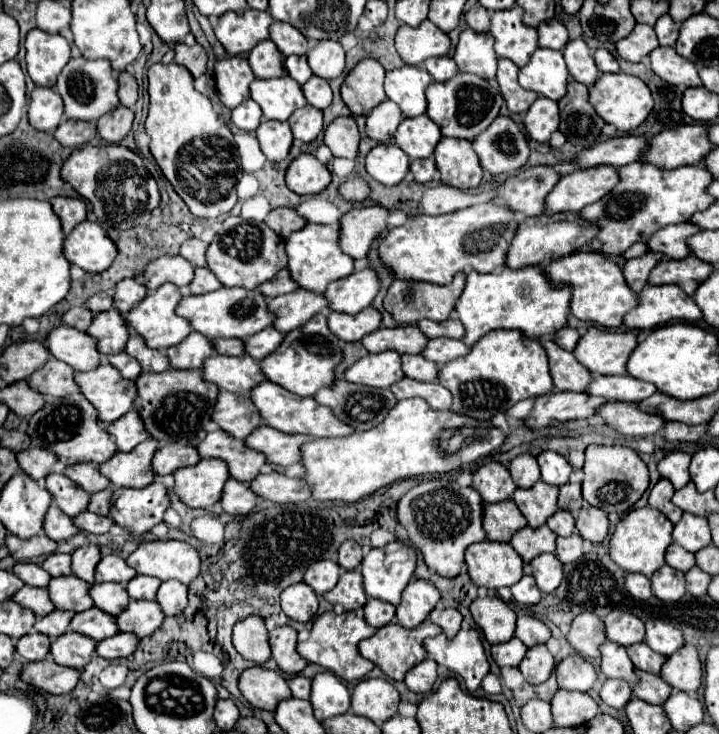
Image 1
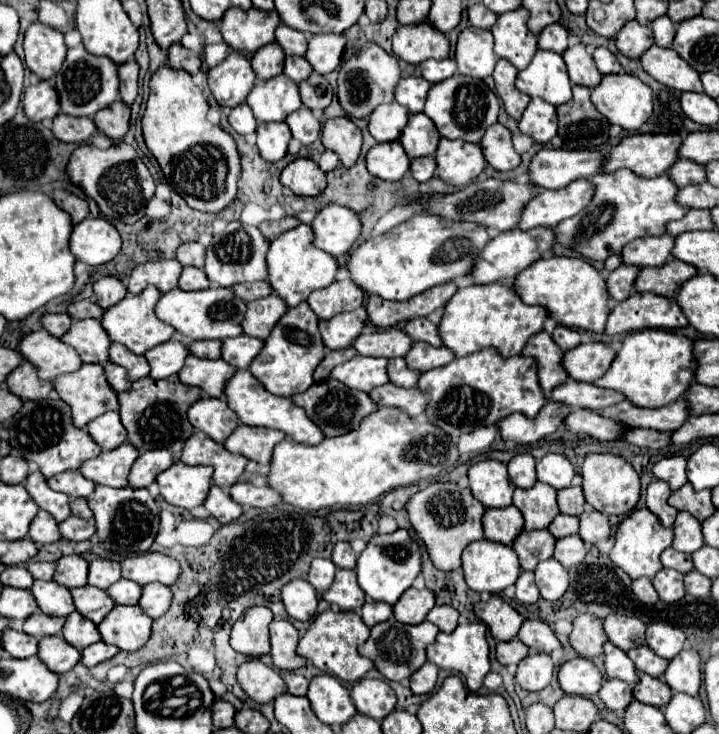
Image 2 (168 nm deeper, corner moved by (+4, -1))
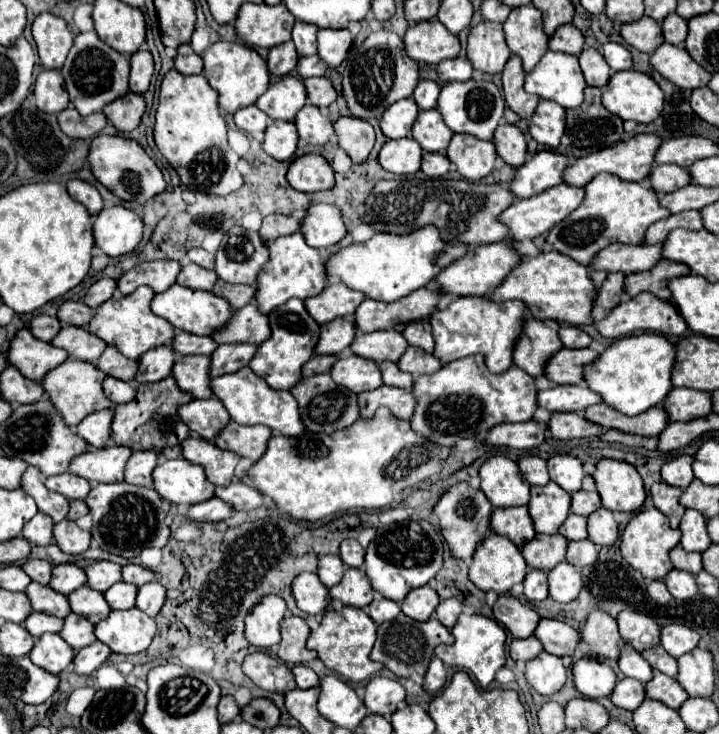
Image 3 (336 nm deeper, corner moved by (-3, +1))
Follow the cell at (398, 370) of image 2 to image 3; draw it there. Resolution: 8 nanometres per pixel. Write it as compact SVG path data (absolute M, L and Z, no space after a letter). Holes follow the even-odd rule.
M380 362L380 372L382 372L382 382L386 386L396 386L396 388L410 388L414 384L412 376L402 372L396 362Z

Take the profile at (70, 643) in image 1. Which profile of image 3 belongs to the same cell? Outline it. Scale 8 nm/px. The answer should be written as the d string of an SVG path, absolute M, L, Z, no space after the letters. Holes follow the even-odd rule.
M44 634L36 640L28 656L36 666L44 668L46 672L60 674L72 664L74 654L76 652L60 638L60 634Z

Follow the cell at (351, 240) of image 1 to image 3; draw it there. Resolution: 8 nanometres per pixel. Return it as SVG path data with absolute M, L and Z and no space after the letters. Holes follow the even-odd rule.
M312 204L300 222L300 232L308 246L328 248L346 236L346 226L336 206Z

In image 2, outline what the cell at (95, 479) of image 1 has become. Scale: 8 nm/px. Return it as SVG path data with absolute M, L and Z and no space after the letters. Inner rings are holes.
M69 470L69 472L61 472L57 476L51 476L49 486L57 492L65 492L71 498L89 498L93 494L95 484L91 480L87 480L79 470Z

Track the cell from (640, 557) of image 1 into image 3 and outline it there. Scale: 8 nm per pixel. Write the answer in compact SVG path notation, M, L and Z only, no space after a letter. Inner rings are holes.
M644 508L640 510L624 528L622 540L620 540L620 552L622 558L636 570L640 570L644 574L644 578L652 578L652 580L662 580L674 566L668 558L668 552L680 542L680 530L670 528L668 518L656 510L656 508Z

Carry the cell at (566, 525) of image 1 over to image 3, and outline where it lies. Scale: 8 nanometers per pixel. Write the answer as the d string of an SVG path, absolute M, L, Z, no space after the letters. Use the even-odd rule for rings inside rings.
M570 514L564 524L560 526L560 534L568 540L584 540L588 538L588 530L586 530L586 518L578 516L578 514Z

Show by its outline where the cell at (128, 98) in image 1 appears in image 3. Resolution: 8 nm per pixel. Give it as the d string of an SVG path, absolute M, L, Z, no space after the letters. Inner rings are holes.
M138 50L130 56L130 90L136 94L144 94L150 86L152 74L154 74L154 58L148 50Z

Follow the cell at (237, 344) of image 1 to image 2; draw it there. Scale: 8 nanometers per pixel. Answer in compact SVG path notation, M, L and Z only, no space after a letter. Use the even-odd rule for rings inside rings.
M199 340L189 344L189 352L199 358L221 358L221 342L219 340Z

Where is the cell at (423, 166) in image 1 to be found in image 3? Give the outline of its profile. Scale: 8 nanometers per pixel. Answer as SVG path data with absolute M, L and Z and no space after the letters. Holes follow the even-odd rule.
M424 152L422 156L422 172L430 178L442 178L450 170L450 162L446 154L432 154Z

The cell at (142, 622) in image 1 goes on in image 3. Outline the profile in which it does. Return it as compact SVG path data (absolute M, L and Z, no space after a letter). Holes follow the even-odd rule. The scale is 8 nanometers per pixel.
M138 608L112 610L106 620L94 626L94 634L114 654L138 654L150 646L156 622Z

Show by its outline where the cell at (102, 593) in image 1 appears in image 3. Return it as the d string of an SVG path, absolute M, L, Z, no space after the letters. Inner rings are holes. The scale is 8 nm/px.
M80 586L72 594L68 594L68 604L74 614L80 614L82 618L90 620L92 624L98 624L100 620L108 618L110 606L104 600L102 592L96 592L88 586Z

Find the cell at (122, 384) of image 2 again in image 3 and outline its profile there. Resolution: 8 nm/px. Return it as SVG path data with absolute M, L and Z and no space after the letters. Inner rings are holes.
M110 376L102 382L102 388L104 388L106 398L110 398L110 402L114 402L114 404L126 404L136 396L136 390L132 388L132 384L120 382Z

